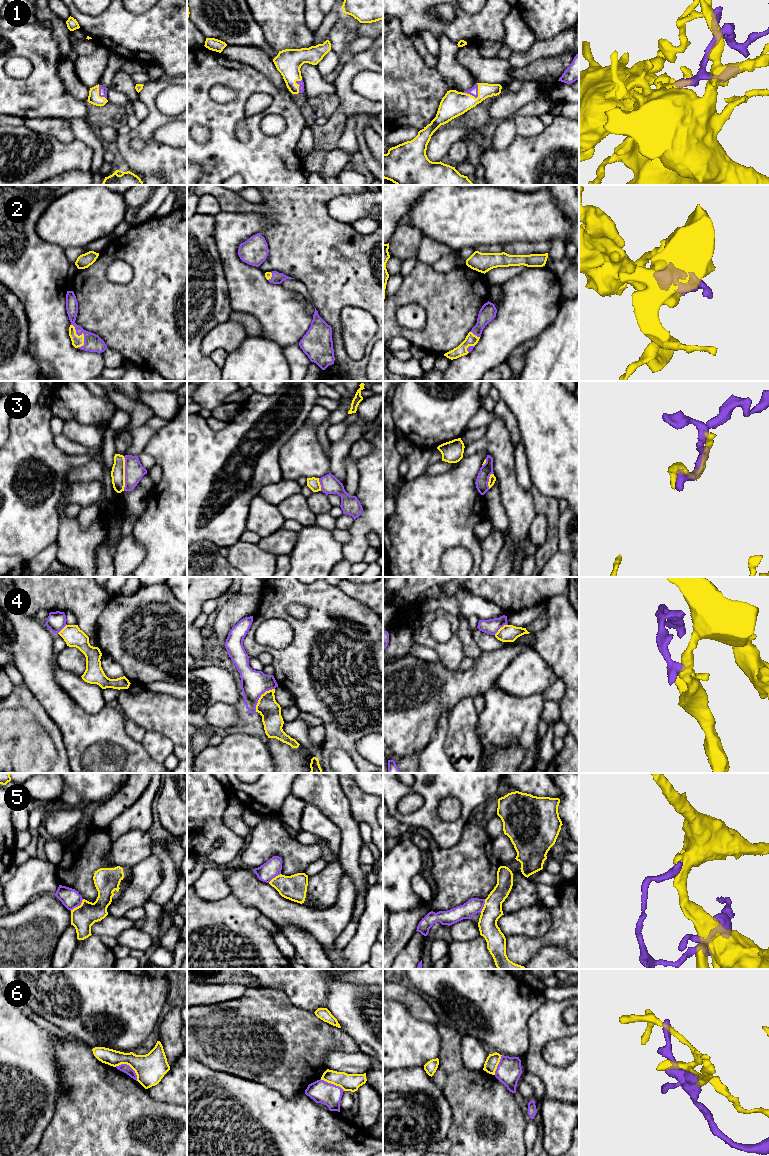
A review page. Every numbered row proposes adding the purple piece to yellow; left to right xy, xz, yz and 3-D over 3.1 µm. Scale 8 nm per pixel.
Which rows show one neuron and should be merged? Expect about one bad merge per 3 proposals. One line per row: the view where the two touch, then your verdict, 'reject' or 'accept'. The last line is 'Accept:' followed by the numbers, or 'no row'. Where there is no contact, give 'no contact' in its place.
1: yz | accept
2: xy | accept
3: xy | reject
4: xz | reject
5: xy | reject
6: xy | reject
Accept: 1, 2

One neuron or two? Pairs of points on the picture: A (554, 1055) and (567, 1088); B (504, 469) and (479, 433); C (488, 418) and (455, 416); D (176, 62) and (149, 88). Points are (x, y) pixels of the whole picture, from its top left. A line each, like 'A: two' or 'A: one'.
A: two
B: two
C: two
D: two

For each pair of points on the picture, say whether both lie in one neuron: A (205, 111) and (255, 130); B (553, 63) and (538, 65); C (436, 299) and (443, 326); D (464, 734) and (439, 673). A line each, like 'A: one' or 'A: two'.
A: one
B: one
C: one
D: two

